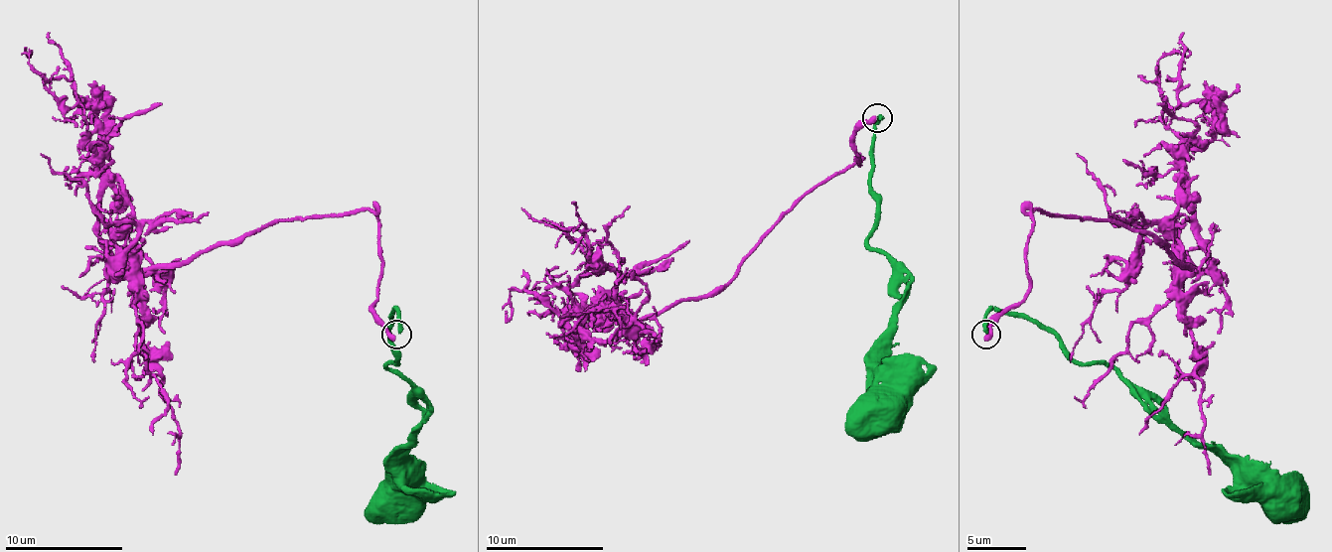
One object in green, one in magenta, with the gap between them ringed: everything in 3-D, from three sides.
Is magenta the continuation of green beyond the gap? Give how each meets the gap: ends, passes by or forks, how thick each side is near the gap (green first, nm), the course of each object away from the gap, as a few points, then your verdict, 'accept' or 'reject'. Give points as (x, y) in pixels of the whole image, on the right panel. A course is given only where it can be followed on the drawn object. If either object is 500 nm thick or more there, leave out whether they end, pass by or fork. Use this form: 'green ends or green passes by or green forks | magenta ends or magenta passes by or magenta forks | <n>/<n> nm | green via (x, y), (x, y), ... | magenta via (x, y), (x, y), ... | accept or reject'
green ends | magenta ends | 300/400 nm | green via (985, 332), (991, 312), (1038, 321), (1077, 361), (1111, 367), (1200, 444), (1279, 485), (1285, 502) | magenta via (985, 335), (1029, 288), (1038, 208), (1147, 232), (1191, 273), (1180, 105), (1159, 84), (1159, 61), (1191, 53) | accept

